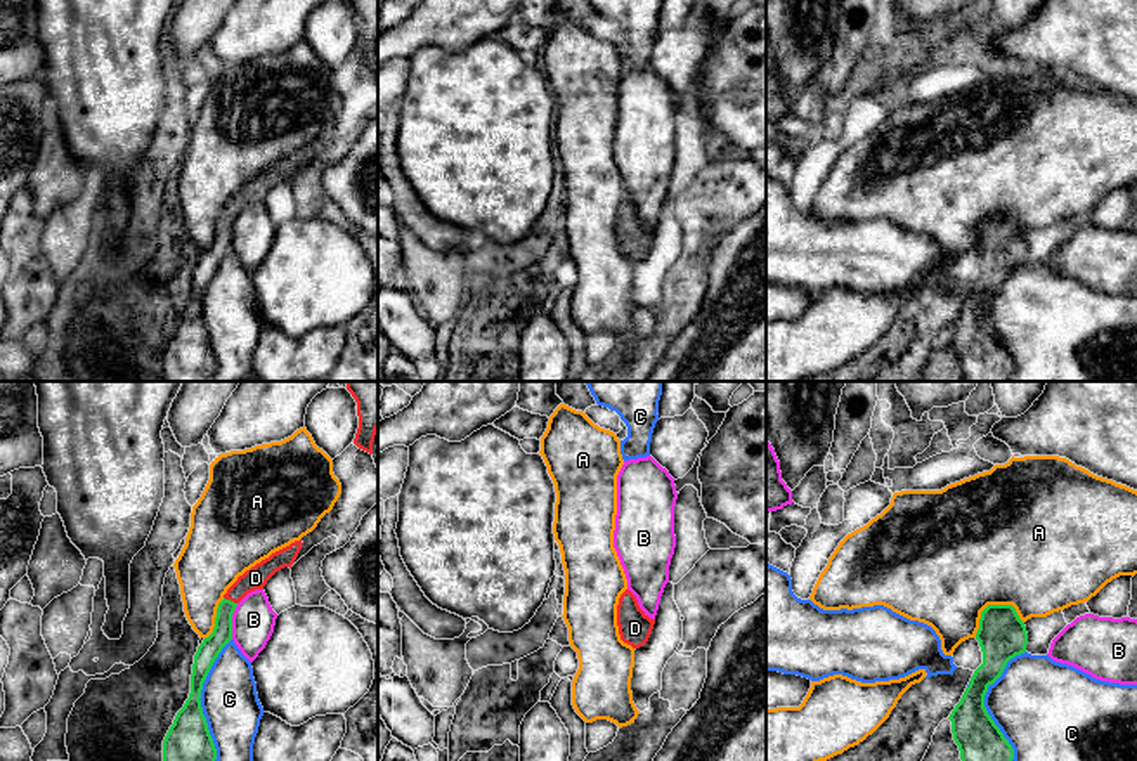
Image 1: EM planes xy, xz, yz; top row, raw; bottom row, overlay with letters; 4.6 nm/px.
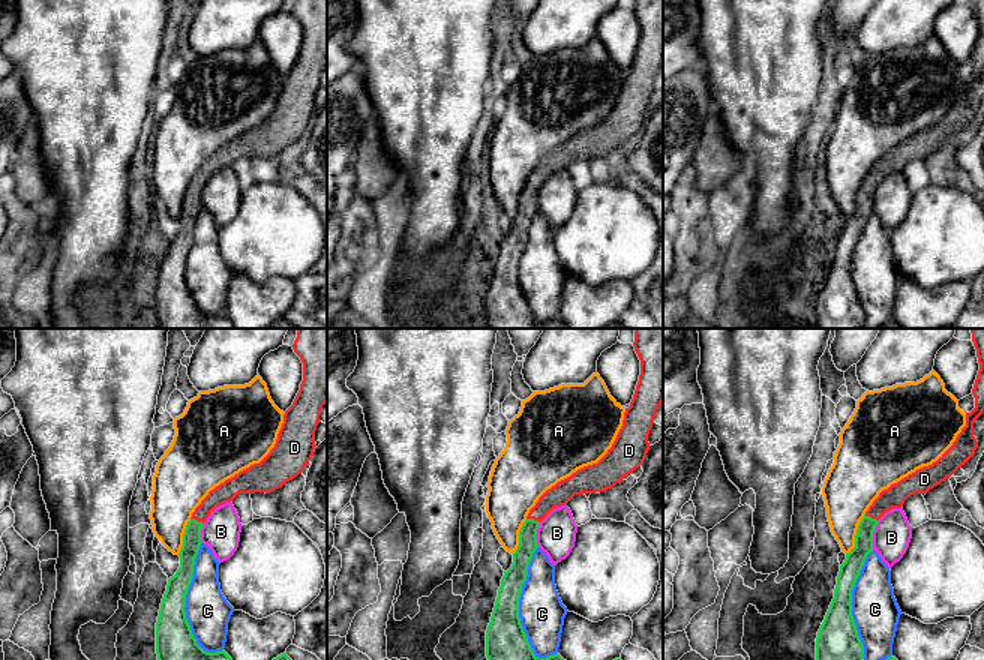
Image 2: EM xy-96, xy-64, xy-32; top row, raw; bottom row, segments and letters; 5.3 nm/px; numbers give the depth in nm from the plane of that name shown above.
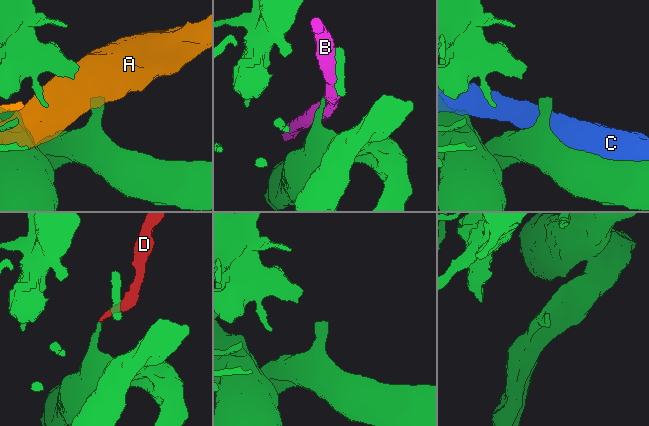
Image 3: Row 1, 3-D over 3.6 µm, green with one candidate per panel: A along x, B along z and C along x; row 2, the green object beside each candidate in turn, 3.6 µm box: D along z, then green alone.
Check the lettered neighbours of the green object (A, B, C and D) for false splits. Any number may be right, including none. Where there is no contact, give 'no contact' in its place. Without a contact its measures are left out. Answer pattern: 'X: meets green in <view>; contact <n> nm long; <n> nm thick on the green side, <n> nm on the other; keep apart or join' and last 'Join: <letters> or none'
A: meets green in yz; contact 240 nm long; 220 nm thick on the green side, 500 nm on the other; keep apart
B: meets green in xy; contact 170 nm long; 100 nm thick on the green side, 200 nm on the other; keep apart
C: meets green in xy; contact 550 nm long; 200 nm thick on the green side, 260 nm on the other; keep apart
D: meets green in xy; contact 70 nm long; 100 nm thick on the green side, 100 nm on the other; join
Join: D

